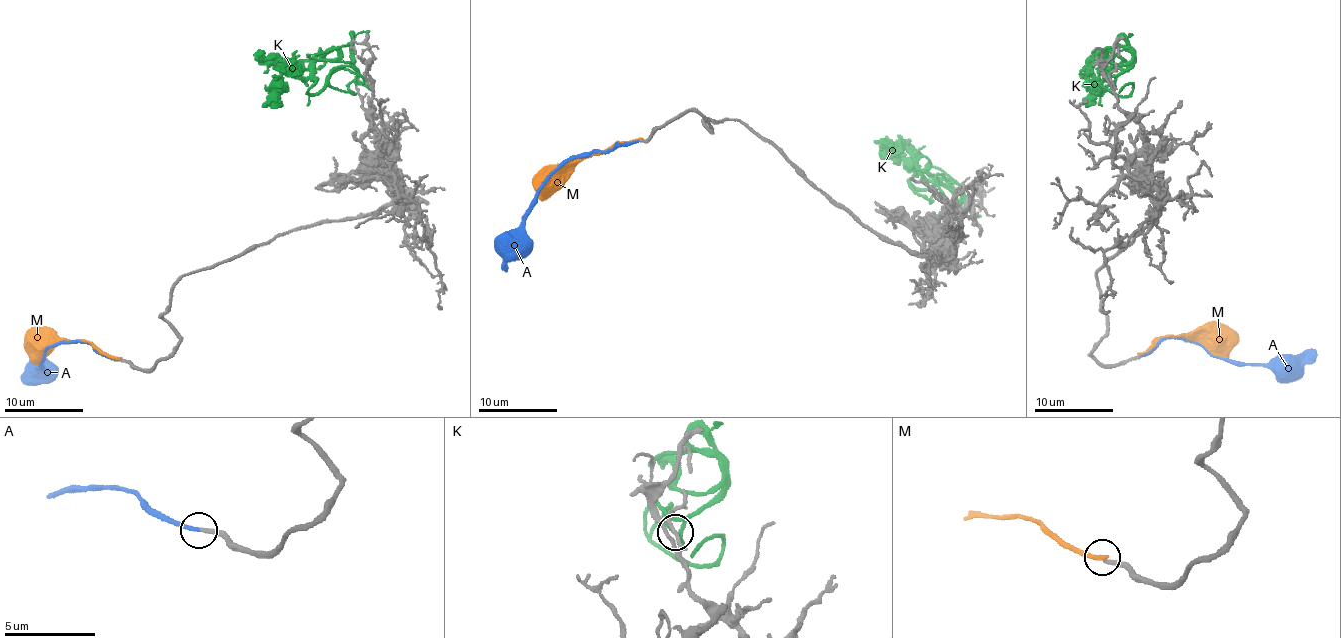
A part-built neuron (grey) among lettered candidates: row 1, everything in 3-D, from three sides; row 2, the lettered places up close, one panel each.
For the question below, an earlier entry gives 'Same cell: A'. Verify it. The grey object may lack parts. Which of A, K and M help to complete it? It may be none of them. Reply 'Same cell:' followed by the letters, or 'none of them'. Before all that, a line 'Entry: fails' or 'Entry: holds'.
Entry: holds
Same cell: A

